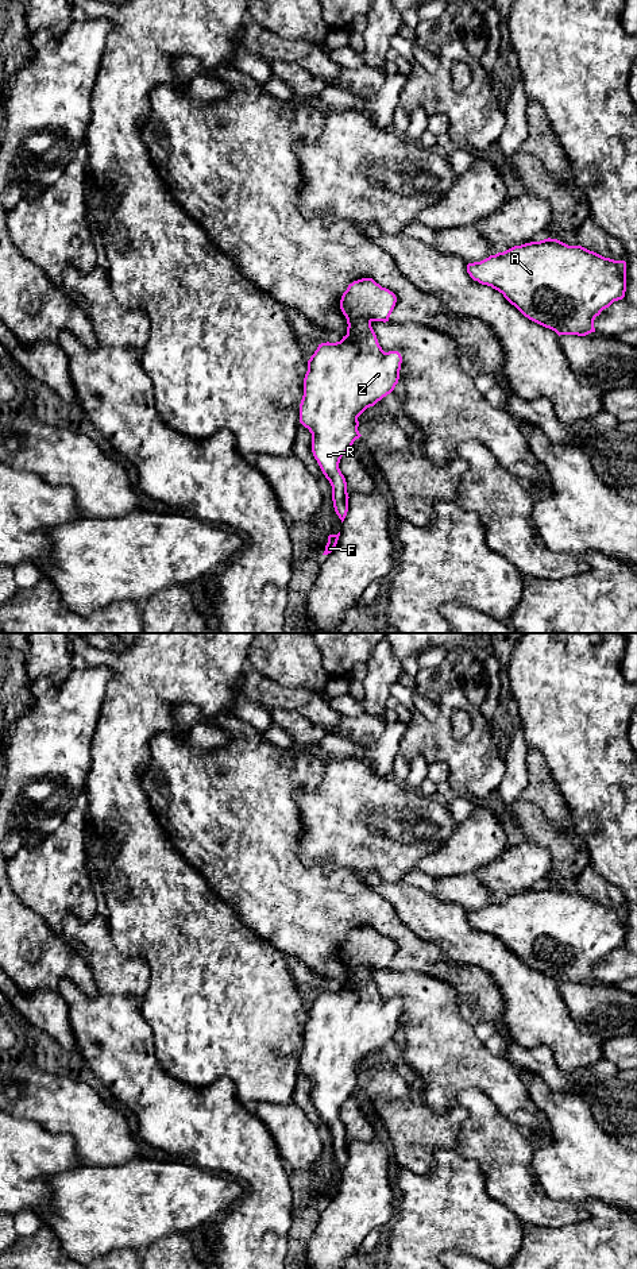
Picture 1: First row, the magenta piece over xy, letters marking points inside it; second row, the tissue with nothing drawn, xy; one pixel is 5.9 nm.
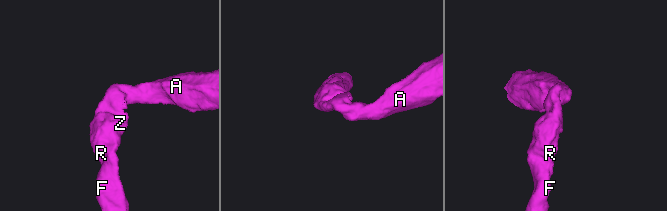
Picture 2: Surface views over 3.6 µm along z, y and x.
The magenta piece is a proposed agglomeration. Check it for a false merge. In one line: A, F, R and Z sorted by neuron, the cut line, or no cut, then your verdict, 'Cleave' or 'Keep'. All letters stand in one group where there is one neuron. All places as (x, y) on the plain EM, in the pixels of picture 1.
Groups: A F R Z. No split. Keep

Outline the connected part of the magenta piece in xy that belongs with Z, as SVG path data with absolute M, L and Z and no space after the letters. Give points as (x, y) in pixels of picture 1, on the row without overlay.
M362 926L348 933L340 948L347 967L347 983L336 991L318 992L308 1008L304 1044L300 1052L300 1071L312 1081L312 1100L323 1122L332 1134L333 1156L341 1170L348 1160L347 1130L339 1116L341 1104L362 1083L358 1065L390 1042L399 1027L402 1004L398 999L385 1000L371 975L372 969L389 969L397 945L372 926Z

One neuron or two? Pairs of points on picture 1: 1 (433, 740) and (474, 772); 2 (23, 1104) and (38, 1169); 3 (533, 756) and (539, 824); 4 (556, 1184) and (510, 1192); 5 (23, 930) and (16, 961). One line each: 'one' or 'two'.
1: one
2: two
3: one
4: two
5: one

